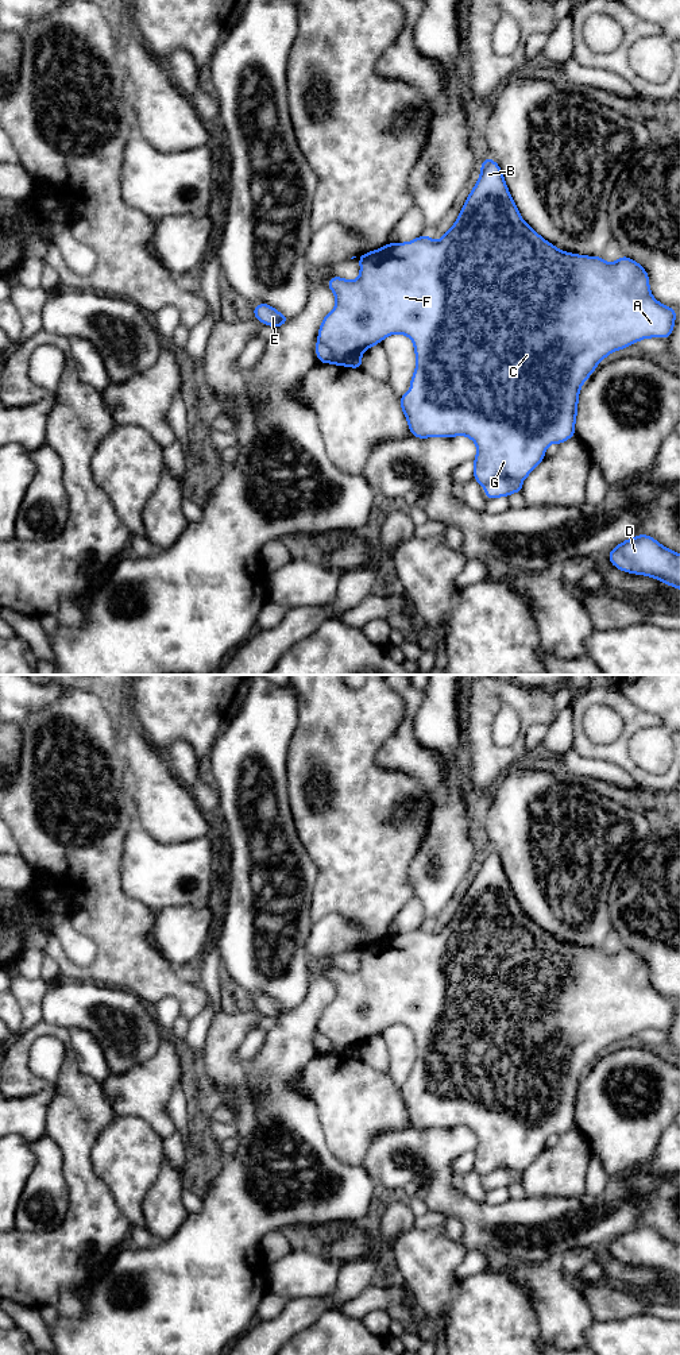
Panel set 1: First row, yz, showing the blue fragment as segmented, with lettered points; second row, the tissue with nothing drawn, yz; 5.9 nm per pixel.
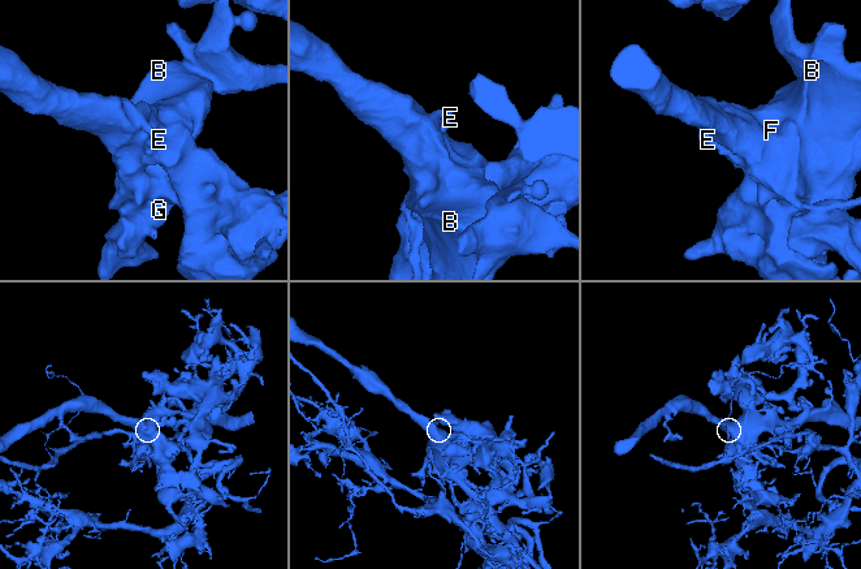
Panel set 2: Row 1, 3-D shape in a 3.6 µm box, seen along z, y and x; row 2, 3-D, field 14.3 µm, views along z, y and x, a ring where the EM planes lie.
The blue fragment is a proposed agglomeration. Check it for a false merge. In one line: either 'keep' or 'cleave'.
cleave

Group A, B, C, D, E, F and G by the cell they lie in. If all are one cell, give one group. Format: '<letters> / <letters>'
A B C D F G / E

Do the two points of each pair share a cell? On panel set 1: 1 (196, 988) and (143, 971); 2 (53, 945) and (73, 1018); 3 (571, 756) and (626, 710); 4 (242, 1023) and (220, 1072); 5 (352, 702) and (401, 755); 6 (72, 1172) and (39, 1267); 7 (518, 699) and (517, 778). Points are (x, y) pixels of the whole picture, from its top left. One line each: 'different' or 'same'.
1: same
2: different
3: different
4: same
5: different
6: same
7: different

